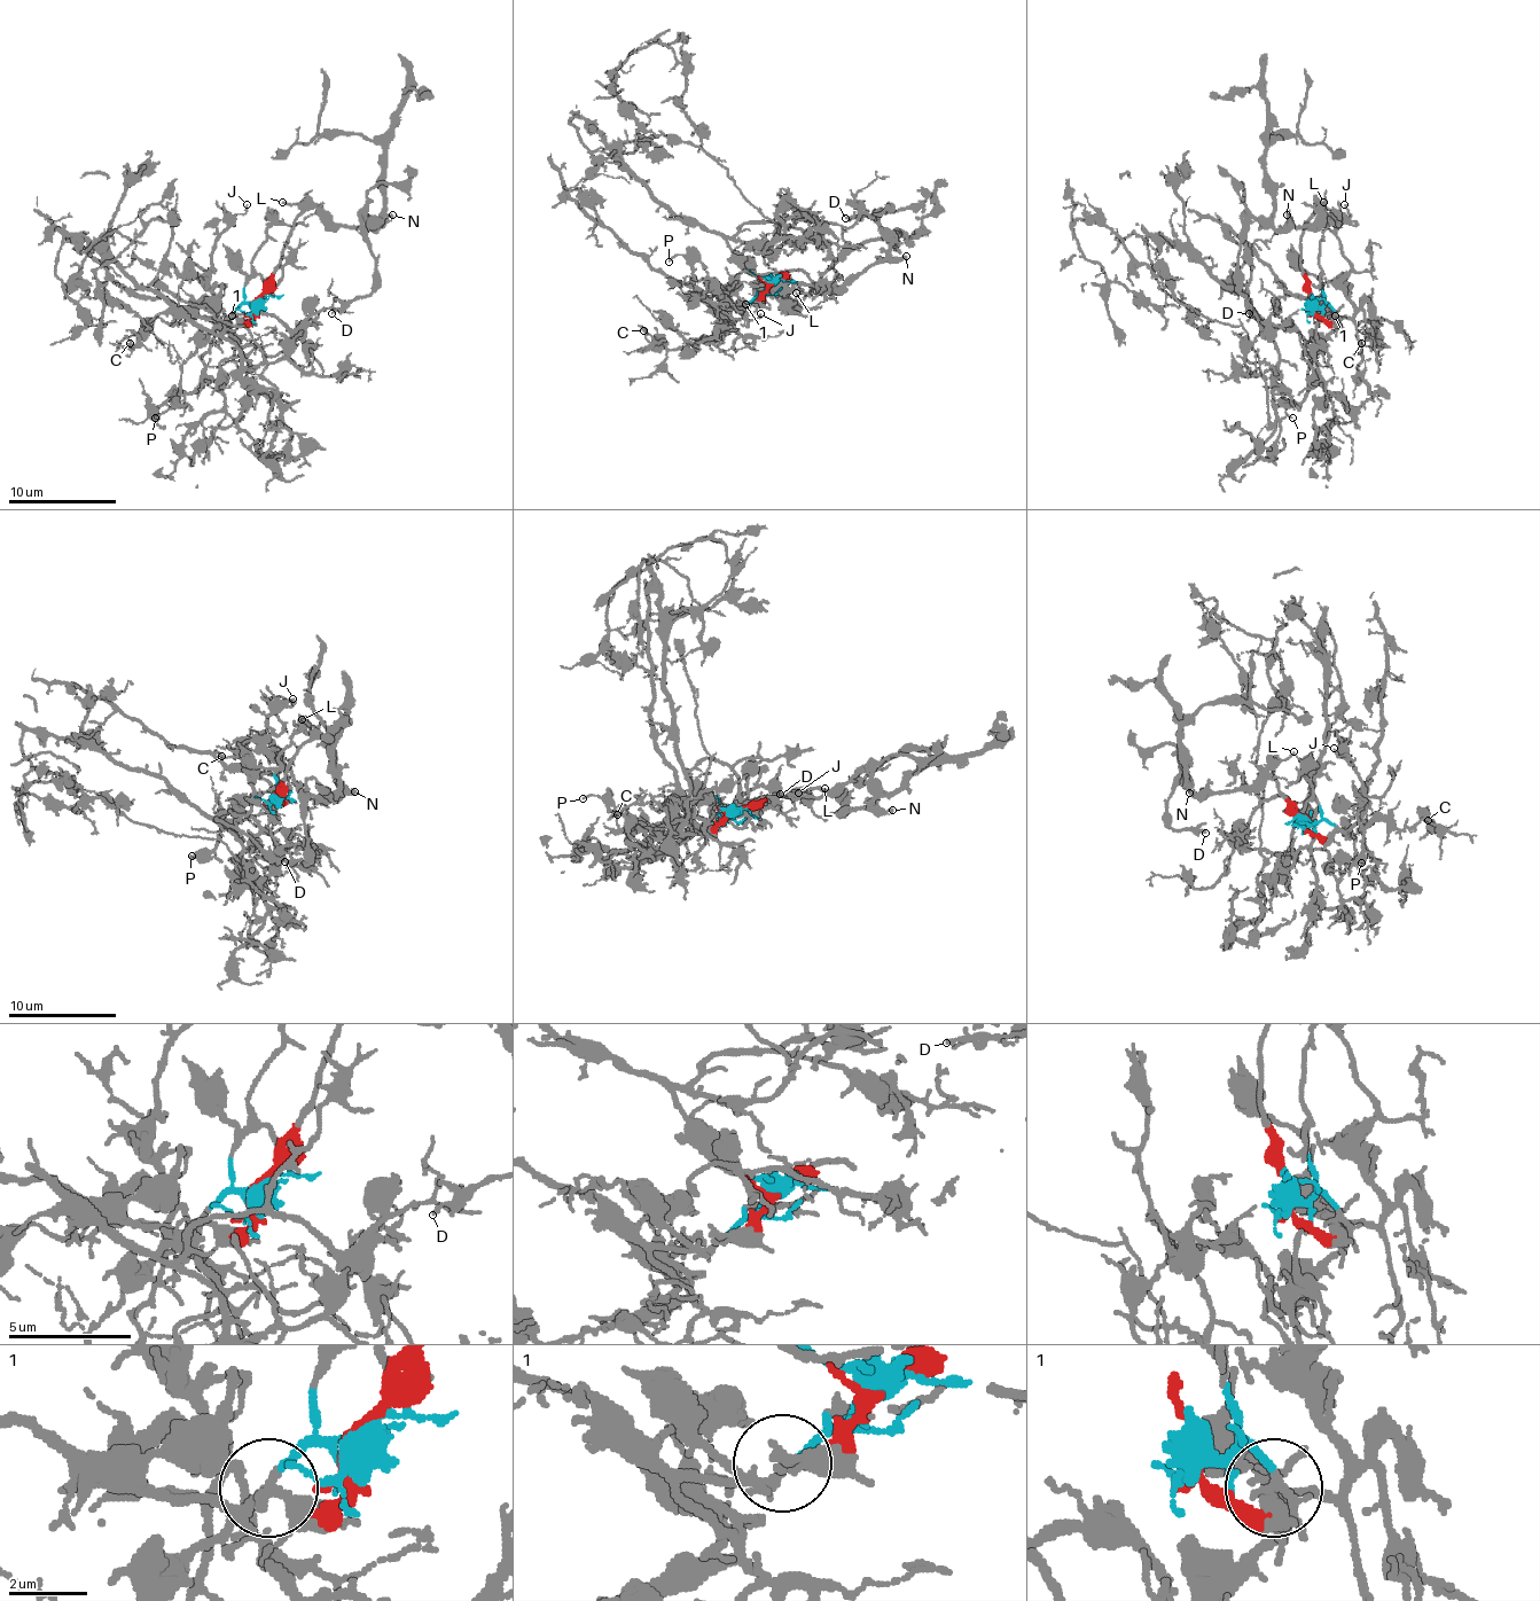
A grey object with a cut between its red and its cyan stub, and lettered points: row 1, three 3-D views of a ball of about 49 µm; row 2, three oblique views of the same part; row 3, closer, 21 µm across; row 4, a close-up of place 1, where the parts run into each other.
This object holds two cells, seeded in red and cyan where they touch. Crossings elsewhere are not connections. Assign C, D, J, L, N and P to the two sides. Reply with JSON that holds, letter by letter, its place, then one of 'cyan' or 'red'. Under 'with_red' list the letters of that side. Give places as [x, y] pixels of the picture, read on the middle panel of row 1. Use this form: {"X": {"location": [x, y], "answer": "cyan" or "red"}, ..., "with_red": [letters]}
{"C": {"location": [643, 330], "answer": "cyan"}, "D": {"location": [845, 218], "answer": "red"}, "J": {"location": [760, 313], "answer": "cyan"}, "L": {"location": [796, 293], "answer": "red"}, "N": {"location": [906, 256], "answer": "red"}, "P": {"location": [669, 262], "answer": "cyan"}, "with_red": ["D", "L", "N"]}

